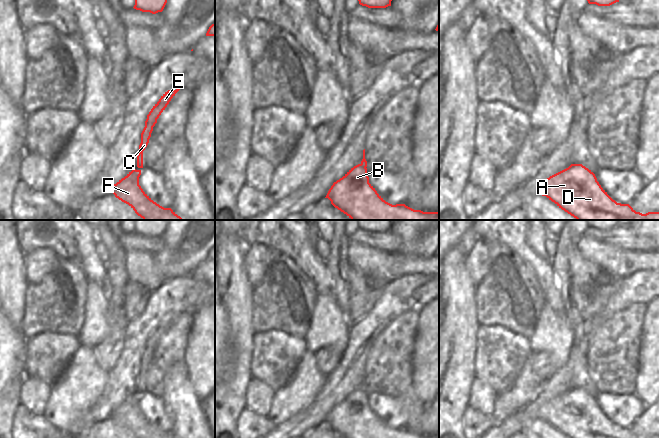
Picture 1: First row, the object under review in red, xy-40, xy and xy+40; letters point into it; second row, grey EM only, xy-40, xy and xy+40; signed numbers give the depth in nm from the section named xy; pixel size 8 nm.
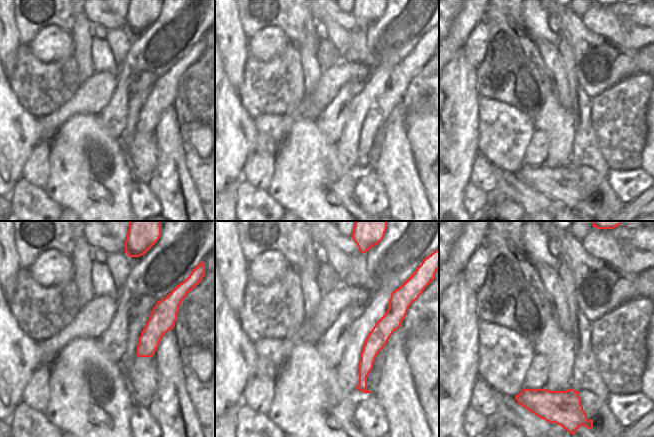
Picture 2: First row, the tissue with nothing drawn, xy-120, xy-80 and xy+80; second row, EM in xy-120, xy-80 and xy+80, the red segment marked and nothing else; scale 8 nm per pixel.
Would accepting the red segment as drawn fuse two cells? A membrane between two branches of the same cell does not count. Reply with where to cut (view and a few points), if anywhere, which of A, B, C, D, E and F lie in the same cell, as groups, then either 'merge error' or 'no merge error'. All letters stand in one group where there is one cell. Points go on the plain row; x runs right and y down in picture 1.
cut in xy along (361, 387), (365, 391); A B D F / C E; merge error

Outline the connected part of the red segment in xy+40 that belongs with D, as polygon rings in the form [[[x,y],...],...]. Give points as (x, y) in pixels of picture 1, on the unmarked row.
[[[571,388],[544,404],[539,409],[539,418],[546,420],[568,438],[642,438],[636,436],[629,428],[613,424],[601,411],[595,398],[582,388]]]

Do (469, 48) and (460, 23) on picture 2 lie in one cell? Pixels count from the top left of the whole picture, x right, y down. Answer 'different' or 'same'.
different

